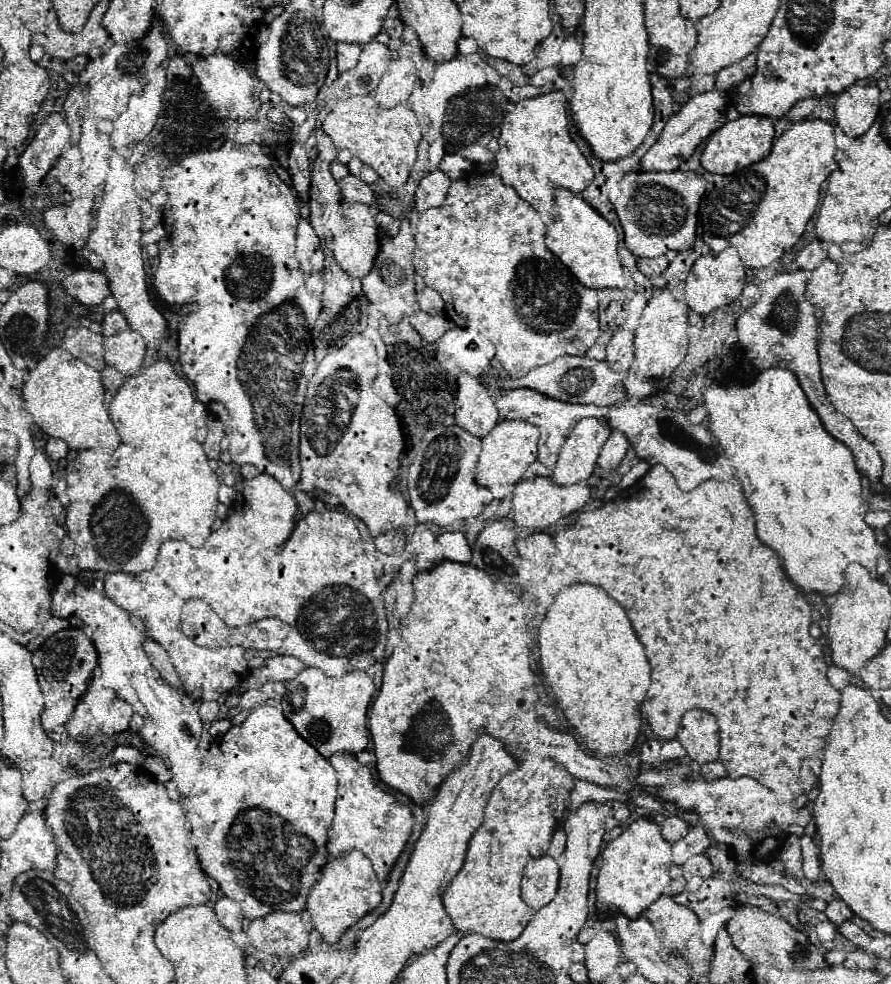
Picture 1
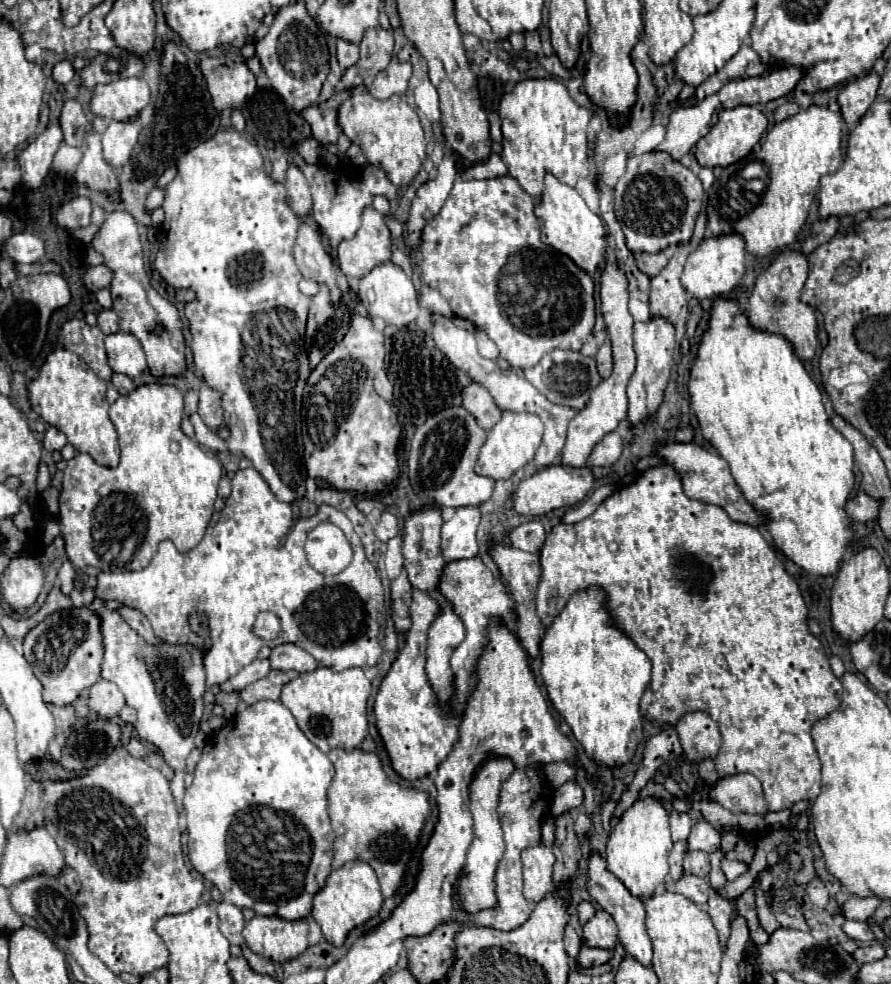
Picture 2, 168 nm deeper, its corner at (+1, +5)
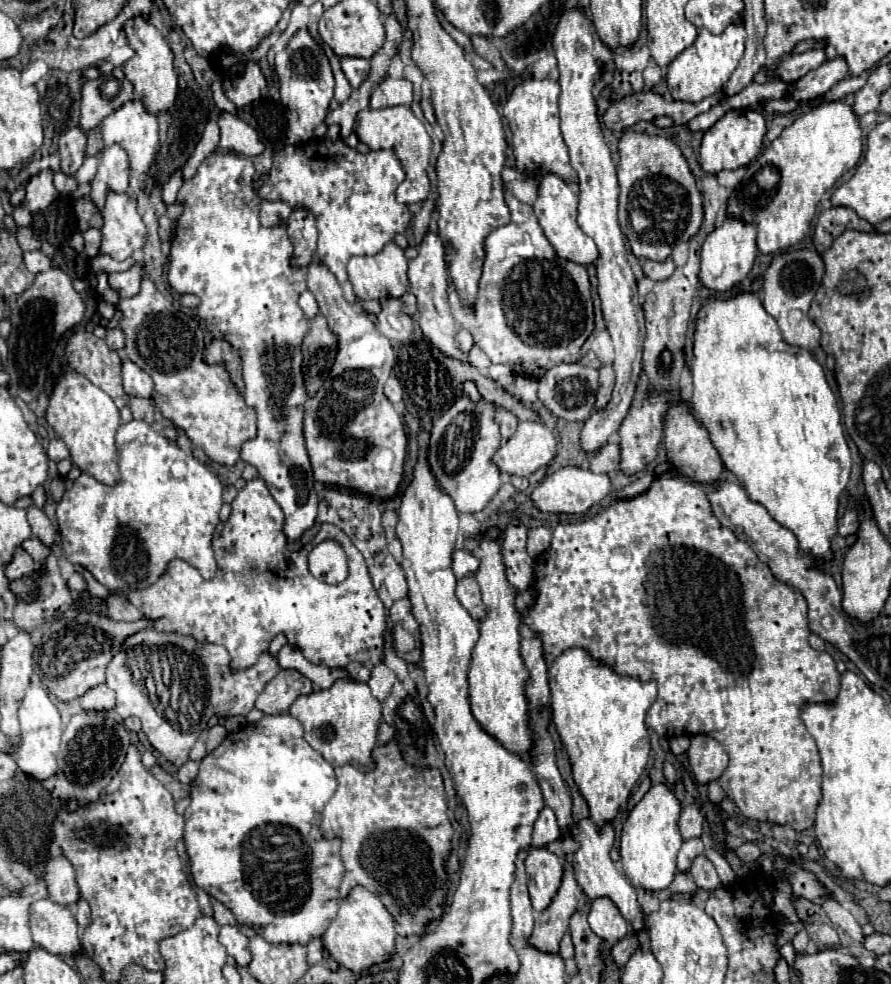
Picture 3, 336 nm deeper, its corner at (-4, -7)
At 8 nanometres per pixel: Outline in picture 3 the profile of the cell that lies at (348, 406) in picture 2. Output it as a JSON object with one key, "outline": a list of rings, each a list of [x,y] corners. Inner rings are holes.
{"outline":[[[313,258],[313,262],[307,266],[307,288],[315,294],[319,310],[327,318],[329,328],[339,336],[339,352],[329,378],[323,382],[319,392],[305,402],[303,430],[307,452],[313,466],[313,476],[321,484],[341,486],[367,494],[371,498],[389,500],[399,490],[399,484],[403,480],[403,464],[407,456],[407,434],[401,416],[395,412],[393,404],[383,394],[383,384],[389,378],[395,364],[395,352],[391,348],[391,342],[385,336],[381,336],[381,332],[367,318],[367,314],[363,314],[359,306],[353,306],[343,298],[343,290],[337,284],[337,278],[317,258]]]}

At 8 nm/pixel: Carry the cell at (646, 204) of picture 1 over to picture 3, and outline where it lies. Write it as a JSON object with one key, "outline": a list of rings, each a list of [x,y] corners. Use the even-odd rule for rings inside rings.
{"outline":[[[625,132],[619,142],[619,224],[627,236],[631,250],[637,258],[649,258],[663,262],[671,256],[671,250],[679,242],[689,242],[703,224],[703,198],[697,190],[695,178],[683,158],[681,150],[663,136],[647,136],[639,132]]]}

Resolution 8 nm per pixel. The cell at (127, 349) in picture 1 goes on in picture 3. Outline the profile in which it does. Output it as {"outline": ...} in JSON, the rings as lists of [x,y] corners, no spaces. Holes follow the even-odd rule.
{"outline":[[[123,358],[123,388],[129,396],[139,396],[139,398],[149,398],[153,392],[153,380],[151,376],[143,370],[137,368],[137,364],[133,364],[129,358]]]}

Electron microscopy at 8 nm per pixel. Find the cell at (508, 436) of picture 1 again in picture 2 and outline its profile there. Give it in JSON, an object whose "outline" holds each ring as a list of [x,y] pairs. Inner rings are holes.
{"outline":[[[504,412],[502,420],[488,432],[486,442],[480,448],[476,472],[494,480],[510,478],[518,468],[524,468],[528,462],[534,460],[534,454],[542,444],[542,434],[544,434],[544,424],[536,414]]]}

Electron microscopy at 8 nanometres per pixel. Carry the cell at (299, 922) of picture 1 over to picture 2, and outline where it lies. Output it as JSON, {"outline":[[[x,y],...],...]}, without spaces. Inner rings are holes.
{"outline":[[[254,916],[242,932],[246,946],[272,962],[288,962],[308,948],[308,920],[288,922],[282,918]]]}

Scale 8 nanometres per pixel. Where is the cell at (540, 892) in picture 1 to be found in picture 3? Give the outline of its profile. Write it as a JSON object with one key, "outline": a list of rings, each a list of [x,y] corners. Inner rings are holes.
{"outline":[[[529,848],[525,868],[529,876],[531,904],[537,912],[541,912],[549,906],[561,884],[563,878],[561,858],[545,848]]]}

